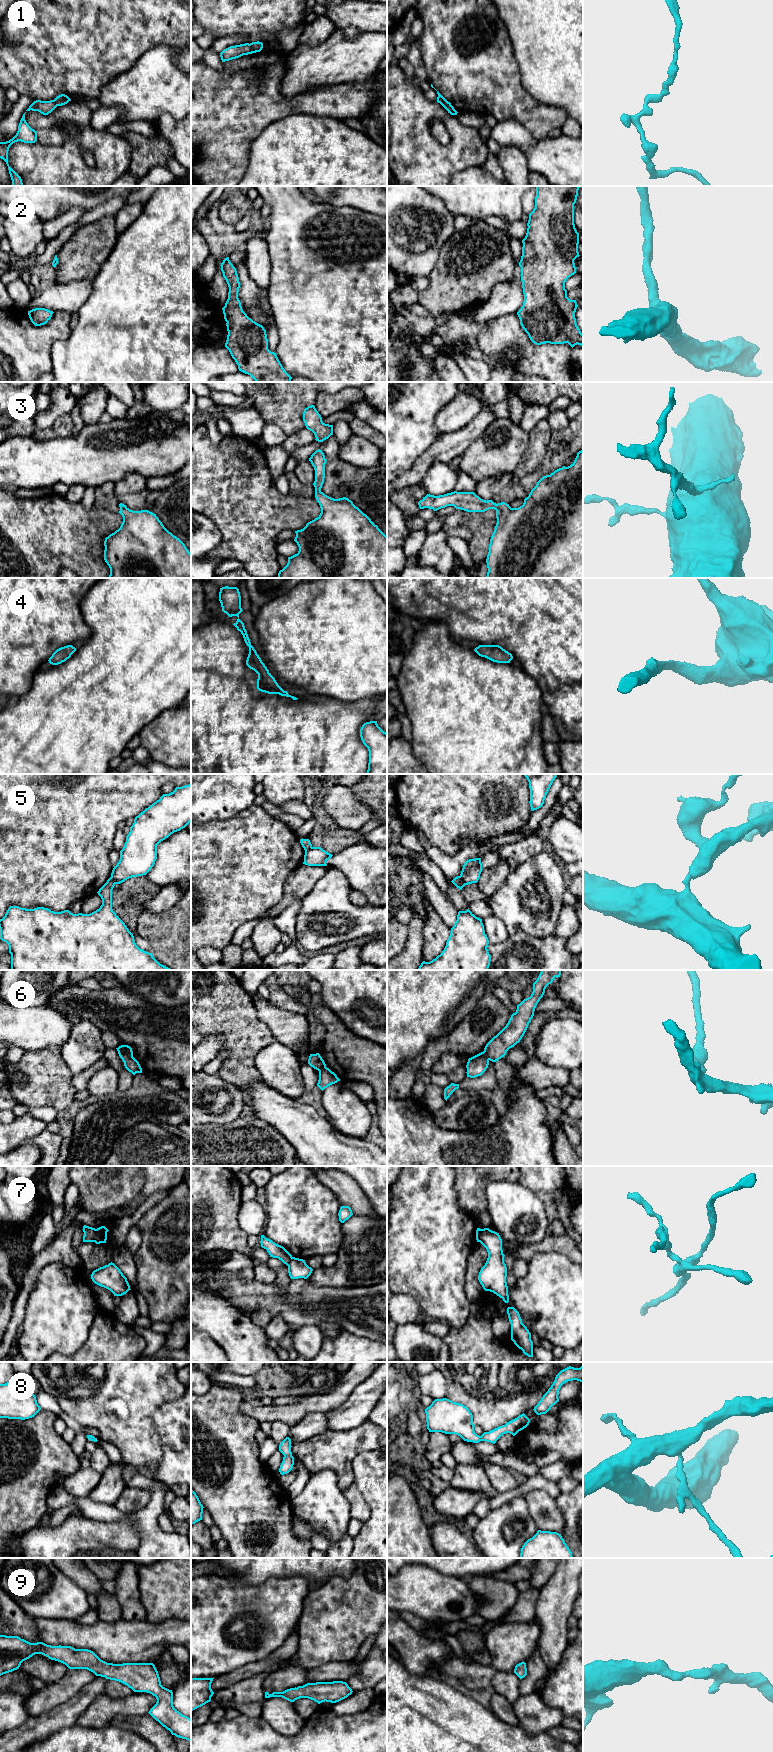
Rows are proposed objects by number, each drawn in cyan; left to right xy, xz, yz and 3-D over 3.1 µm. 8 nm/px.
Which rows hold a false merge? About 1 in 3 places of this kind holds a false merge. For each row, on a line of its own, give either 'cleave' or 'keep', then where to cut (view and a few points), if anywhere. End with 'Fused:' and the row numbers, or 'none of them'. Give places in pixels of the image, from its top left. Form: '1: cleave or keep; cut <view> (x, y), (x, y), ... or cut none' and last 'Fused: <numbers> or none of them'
1: cleave; cut xz (249, 44), (254, 52)
2: keep; cut none
3: keep; cut none
4: keep; cut none
5: cleave; cut yz (459, 876), (465, 884)
6: cleave; cut xy (121, 1045), (132, 1056)
7: cleave; cut xy (96, 1229), (93, 1241)
8: keep; cut none
9: keep; cut none
Fused: 1, 5, 6, 7

